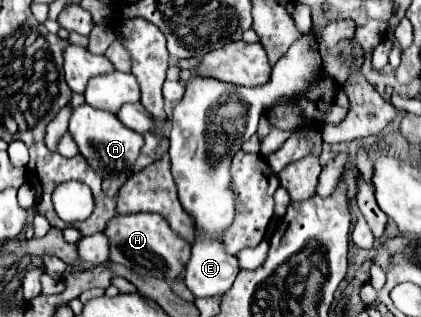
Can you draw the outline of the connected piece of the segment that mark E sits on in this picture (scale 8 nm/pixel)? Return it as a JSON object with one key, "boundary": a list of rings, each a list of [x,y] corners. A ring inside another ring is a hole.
{"boundary":[[[301,38],[297,44],[293,44],[293,48],[289,48],[287,56],[283,56],[273,66],[271,80],[267,82],[267,92],[265,92],[265,86],[241,88],[241,86],[233,86],[233,84],[221,84],[219,80],[209,80],[209,78],[197,78],[195,76],[195,78],[189,80],[183,100],[173,108],[171,132],[169,132],[169,140],[171,140],[171,146],[169,146],[171,172],[173,172],[173,180],[177,184],[181,206],[193,218],[193,224],[195,224],[195,230],[197,230],[197,238],[195,238],[195,242],[191,246],[191,258],[189,258],[189,262],[185,266],[185,286],[197,298],[223,296],[233,286],[233,282],[235,282],[235,278],[237,278],[237,274],[241,270],[237,256],[231,256],[225,250],[223,240],[217,238],[235,220],[235,194],[231,190],[231,160],[233,160],[233,154],[239,152],[243,142],[247,142],[257,132],[257,122],[259,122],[259,116],[265,112],[265,108],[271,108],[279,98],[297,96],[297,92],[301,92],[307,86],[307,82],[313,76],[317,76],[317,70],[319,70],[317,44],[315,44],[315,48],[311,48],[309,40]]]}

